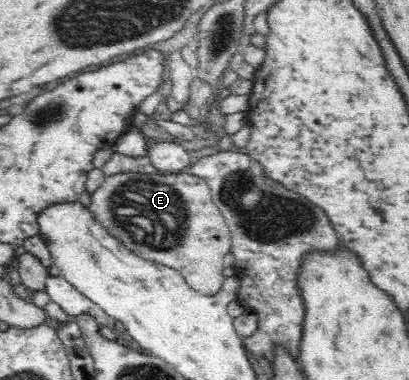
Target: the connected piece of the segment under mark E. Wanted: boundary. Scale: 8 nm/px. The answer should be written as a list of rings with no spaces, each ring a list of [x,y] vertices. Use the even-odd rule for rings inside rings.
[[[185,171],[168,176],[115,174],[108,176],[104,185],[87,195],[85,201],[103,228],[141,258],[176,270],[191,288],[205,295],[217,296],[225,291],[228,280],[225,270],[229,268],[225,262],[233,252],[233,240],[221,209],[211,197],[211,187],[203,179]],[[141,238],[146,238],[143,246],[139,244],[143,242]]]

